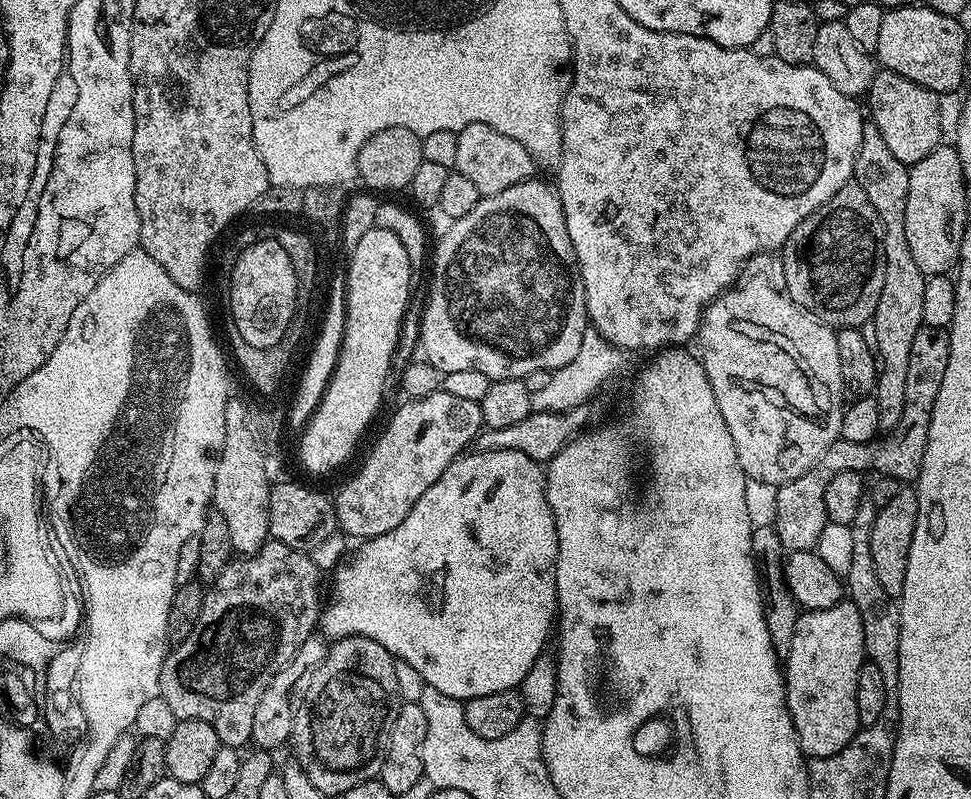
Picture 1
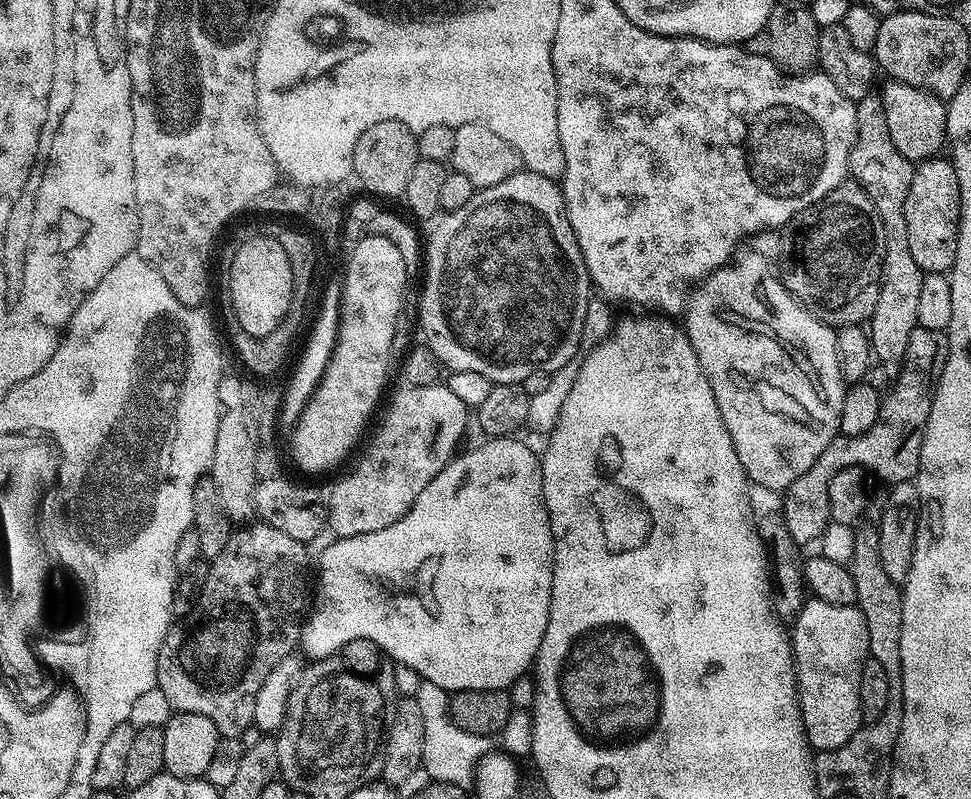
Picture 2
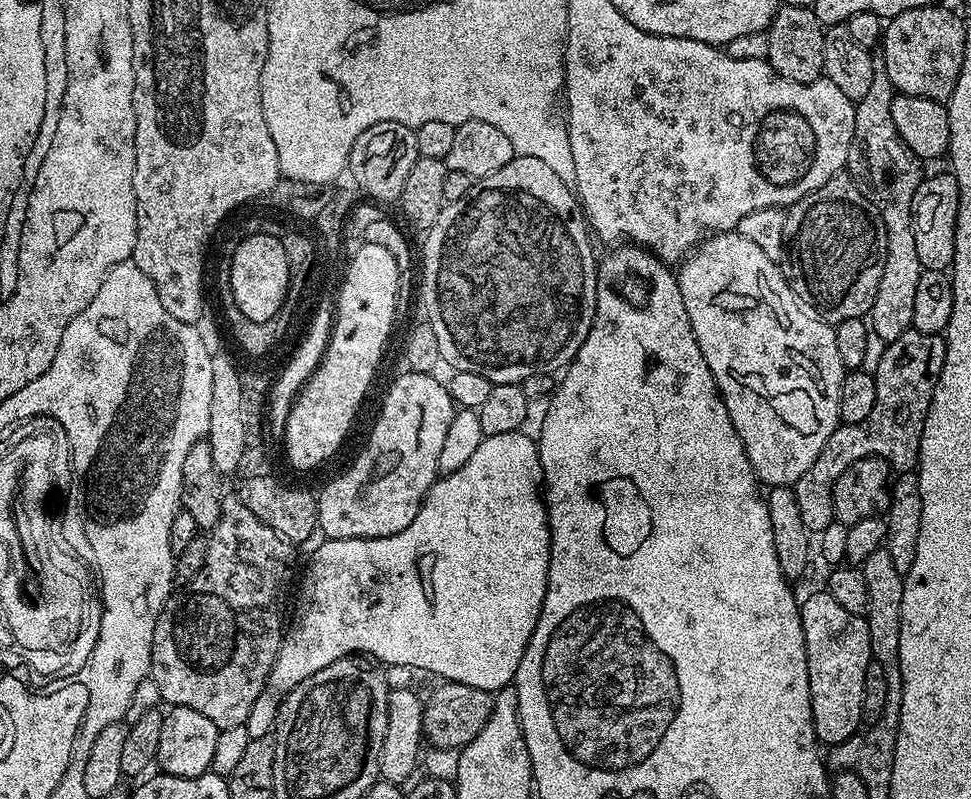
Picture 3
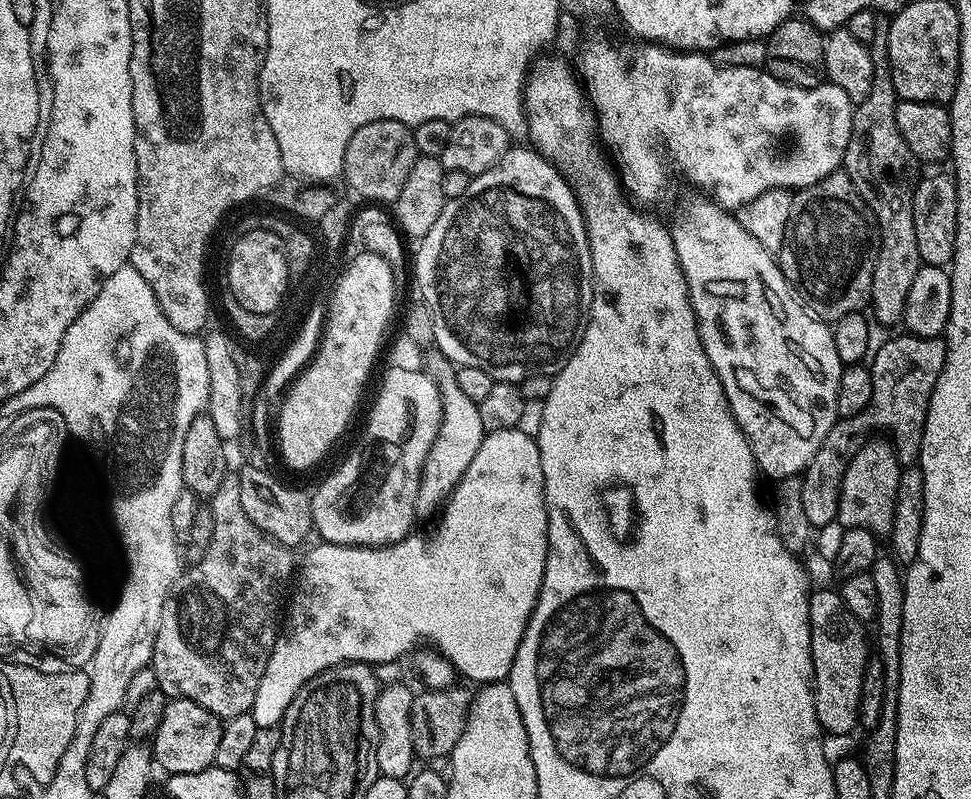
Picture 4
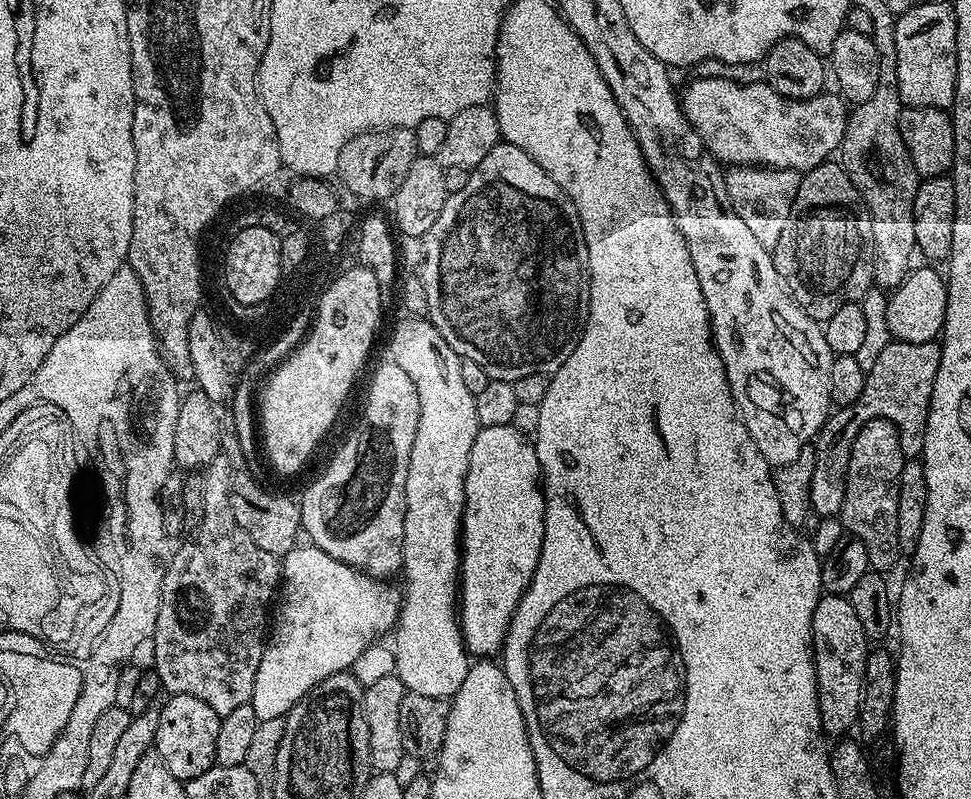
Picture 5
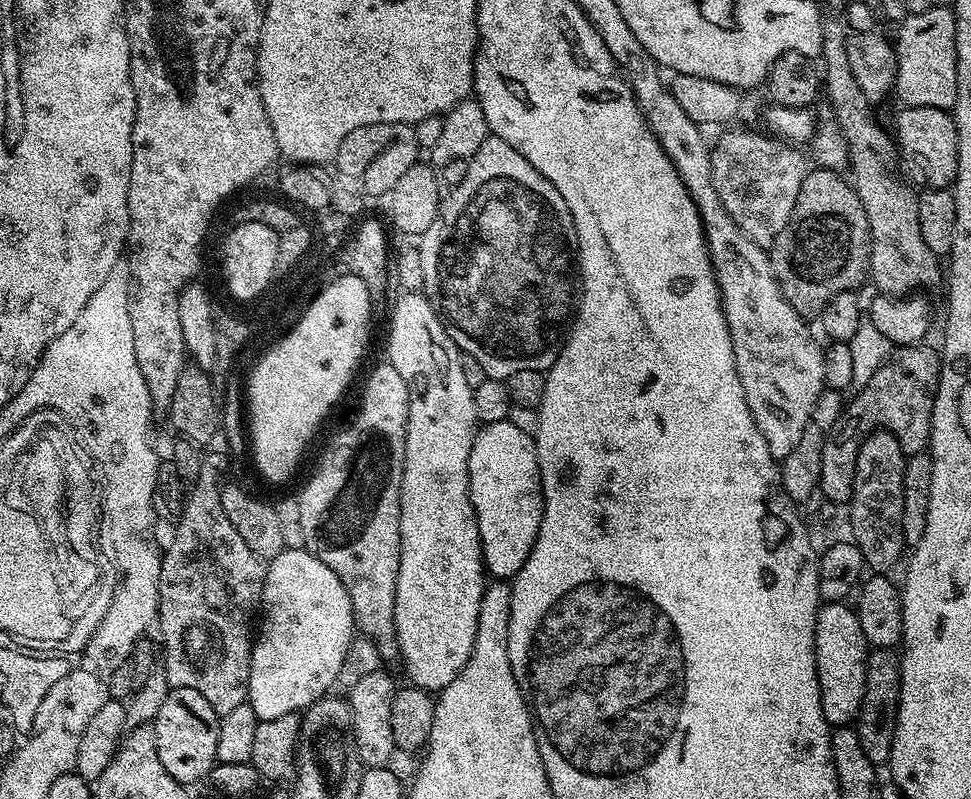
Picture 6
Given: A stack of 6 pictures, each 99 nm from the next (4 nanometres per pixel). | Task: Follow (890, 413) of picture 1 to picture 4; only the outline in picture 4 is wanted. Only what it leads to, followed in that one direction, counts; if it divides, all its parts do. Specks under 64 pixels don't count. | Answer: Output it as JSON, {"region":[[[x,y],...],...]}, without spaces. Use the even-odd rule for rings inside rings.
{"region":[[[877,15],[874,22],[874,42],[868,45],[868,53],[874,62],[874,82],[870,82],[870,94],[855,105],[852,114],[850,142],[842,165],[843,171],[854,182],[858,194],[864,200],[880,233],[880,249],[874,266],[870,312],[875,323],[885,326],[899,325],[904,318],[906,298],[914,283],[914,274],[922,267],[918,254],[918,238],[914,234],[914,194],[922,179],[921,161],[906,146],[898,130],[894,90],[894,78],[890,70],[889,17]],[[873,312],[873,313],[872,313]],[[876,315],[876,316],[874,316]]]}

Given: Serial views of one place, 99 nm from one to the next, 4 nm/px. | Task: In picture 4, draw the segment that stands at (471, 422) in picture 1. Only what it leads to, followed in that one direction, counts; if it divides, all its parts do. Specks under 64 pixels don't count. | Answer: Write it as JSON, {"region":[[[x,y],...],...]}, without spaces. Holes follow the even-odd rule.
{"region":[[[392,366],[368,412],[360,441],[320,485],[315,485],[311,493],[312,526],[321,541],[387,548],[413,531],[412,523],[418,520],[416,499],[422,466],[442,418],[440,385],[418,368]]]}

